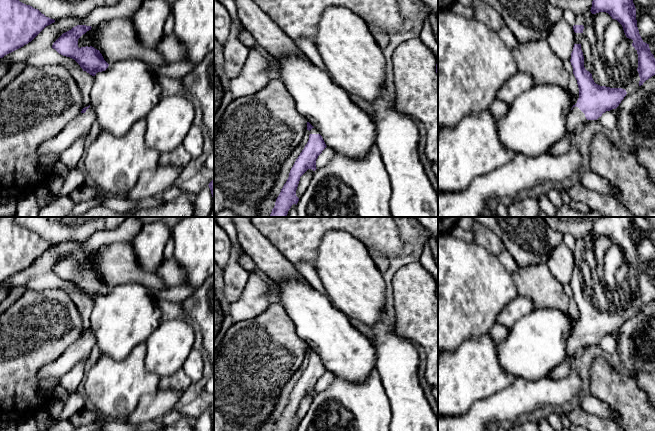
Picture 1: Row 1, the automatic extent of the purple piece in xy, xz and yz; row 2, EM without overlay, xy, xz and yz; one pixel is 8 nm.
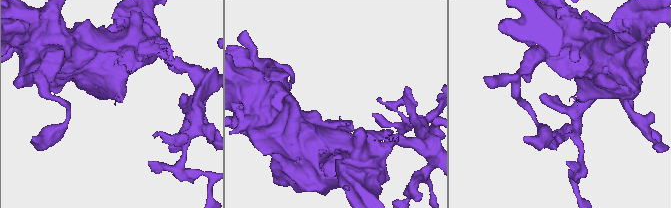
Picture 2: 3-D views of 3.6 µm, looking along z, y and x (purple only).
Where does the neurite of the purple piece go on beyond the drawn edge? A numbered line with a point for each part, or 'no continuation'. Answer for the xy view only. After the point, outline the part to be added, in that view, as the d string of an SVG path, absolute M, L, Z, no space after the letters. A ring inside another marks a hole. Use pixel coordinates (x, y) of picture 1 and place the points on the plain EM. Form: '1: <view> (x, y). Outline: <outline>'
1: xy (80, 350). Outline: M89 331L85 337L78 338L70 345L57 360L45 365L38 372L38 378L59 378L70 371L79 361L87 360L95 346L96 338Z

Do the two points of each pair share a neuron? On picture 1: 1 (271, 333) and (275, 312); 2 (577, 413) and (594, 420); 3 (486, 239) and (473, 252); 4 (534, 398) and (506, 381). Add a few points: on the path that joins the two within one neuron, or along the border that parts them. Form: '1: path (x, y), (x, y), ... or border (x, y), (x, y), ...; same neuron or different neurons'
1: path (273, 328), (275, 317); same neuron
2: path (581, 417), (590, 420); same neuron
3: border (472, 242), (481, 245), (497, 257); different neurons
4: border (514, 378), (511, 384), (491, 396); different neurons

